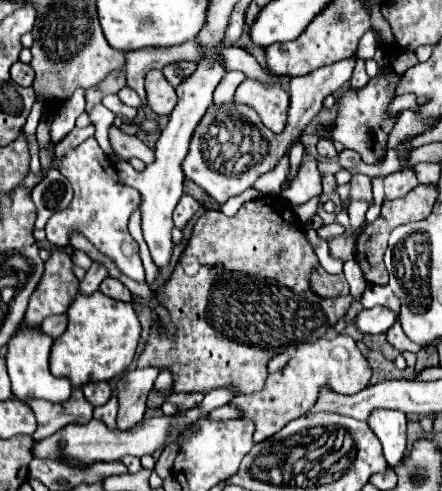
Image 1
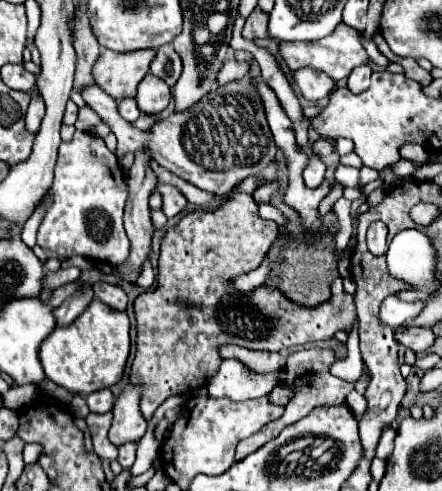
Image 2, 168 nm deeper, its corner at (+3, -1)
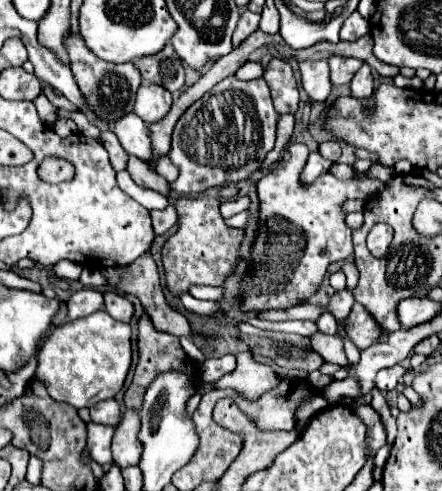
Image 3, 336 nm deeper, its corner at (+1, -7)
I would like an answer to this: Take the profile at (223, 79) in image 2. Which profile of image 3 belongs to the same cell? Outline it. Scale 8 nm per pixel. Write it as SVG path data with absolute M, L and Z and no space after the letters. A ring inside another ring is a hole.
M245 62L237 74L235 74L239 80L255 80L255 78L261 78L263 76L263 66L261 62Z

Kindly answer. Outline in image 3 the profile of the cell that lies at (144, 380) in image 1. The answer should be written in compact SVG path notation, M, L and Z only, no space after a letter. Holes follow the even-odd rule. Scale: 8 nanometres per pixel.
M127 410L121 424L115 428L111 452L113 452L113 464L119 468L129 468L139 464L139 458L143 454L143 444L137 438L139 432L139 414L135 410Z

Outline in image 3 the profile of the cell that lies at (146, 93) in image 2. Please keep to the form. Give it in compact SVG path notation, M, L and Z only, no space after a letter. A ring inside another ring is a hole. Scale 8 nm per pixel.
M141 84L135 100L135 114L143 122L159 122L171 108L171 92L159 84Z

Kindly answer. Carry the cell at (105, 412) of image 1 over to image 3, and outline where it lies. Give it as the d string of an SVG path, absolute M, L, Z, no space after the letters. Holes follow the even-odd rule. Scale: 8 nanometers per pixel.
M89 422L89 424L87 424L87 432L89 432L87 450L89 450L91 460L95 460L99 466L103 466L103 464L113 464L111 450L109 450L111 438L113 438L113 428L111 428L111 426L103 426L103 424Z

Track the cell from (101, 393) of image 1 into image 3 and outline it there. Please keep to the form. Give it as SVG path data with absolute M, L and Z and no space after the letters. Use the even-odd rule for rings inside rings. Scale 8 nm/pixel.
M105 400L101 404L95 404L91 408L91 420L97 424L107 424L107 426L117 426L121 422L121 408L117 404L117 400Z

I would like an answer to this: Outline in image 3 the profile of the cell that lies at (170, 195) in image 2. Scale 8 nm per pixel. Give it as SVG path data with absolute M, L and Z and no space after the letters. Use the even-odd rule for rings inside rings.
M129 156L129 164L127 164L127 172L131 174L131 178L143 186L143 188L151 188L151 190L157 190L161 194L169 194L169 182L159 176L155 170L149 168L149 164L145 164L143 160L135 158L135 156Z

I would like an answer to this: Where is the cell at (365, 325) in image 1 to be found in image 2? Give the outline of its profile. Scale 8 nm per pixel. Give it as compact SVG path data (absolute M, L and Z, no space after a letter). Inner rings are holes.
M387 296L381 302L381 312L379 312L379 322L391 328L399 328L401 324L413 320L419 316L419 312L423 310L421 302L401 302L395 296Z

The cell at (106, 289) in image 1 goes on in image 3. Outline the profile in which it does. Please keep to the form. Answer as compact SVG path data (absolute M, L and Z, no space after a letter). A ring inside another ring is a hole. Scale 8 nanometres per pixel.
M105 292L105 310L119 322L129 324L133 318L133 304L117 292Z

